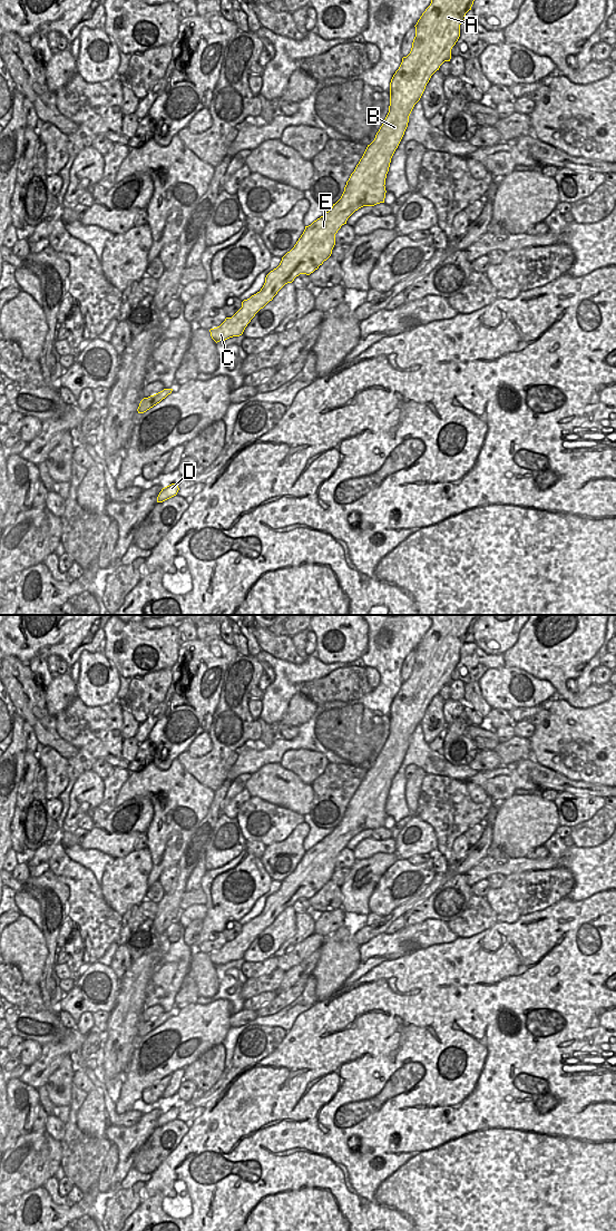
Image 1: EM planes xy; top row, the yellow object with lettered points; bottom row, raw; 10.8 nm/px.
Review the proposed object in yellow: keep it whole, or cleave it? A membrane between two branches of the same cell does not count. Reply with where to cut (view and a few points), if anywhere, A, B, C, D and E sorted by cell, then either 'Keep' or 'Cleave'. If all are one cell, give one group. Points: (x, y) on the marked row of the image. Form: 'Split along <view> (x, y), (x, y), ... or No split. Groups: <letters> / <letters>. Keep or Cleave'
No split. Groups: A B C D E. Keep

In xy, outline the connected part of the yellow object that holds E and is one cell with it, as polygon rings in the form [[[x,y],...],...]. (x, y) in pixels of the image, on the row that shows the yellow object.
[[[431,0],[430,6],[422,13],[415,27],[415,37],[412,48],[407,57],[402,58],[399,69],[390,82],[389,113],[375,135],[374,140],[368,145],[362,158],[351,174],[341,198],[323,216],[314,221],[305,229],[294,247],[287,252],[280,265],[271,271],[260,292],[242,302],[242,307],[217,328],[211,329],[211,336],[217,343],[233,336],[243,334],[245,328],[277,292],[287,283],[292,283],[300,274],[310,275],[326,261],[335,245],[335,234],[348,218],[363,206],[374,206],[384,203],[385,178],[391,158],[398,148],[408,127],[409,116],[414,105],[420,100],[431,76],[439,70],[444,61],[450,61],[451,49],[460,37],[460,25],[466,20],[466,13],[471,10],[475,0]]]

